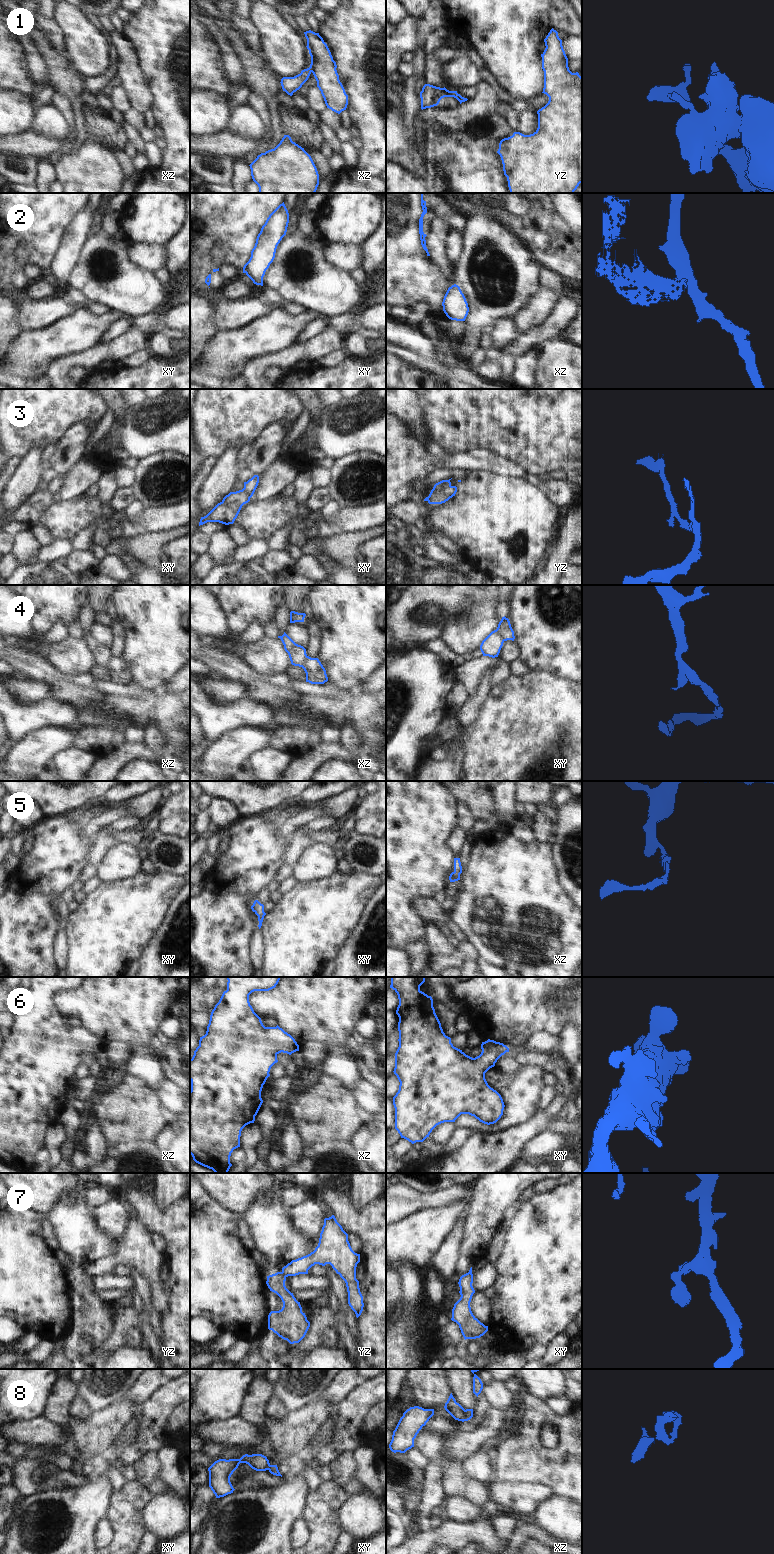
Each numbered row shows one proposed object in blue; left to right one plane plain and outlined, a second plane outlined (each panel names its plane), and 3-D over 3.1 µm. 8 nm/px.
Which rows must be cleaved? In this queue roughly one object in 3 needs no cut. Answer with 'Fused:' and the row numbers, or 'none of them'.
Fused: 1, 2, 3, 4, 7, 8

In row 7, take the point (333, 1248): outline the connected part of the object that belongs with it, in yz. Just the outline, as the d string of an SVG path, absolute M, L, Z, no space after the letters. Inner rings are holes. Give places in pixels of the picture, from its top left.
M334 1215L324 1219L318 1246L310 1254L292 1260L282 1268L285 1277L308 1274L315 1264L330 1264L345 1281L348 1292L348 1304L358 1318L364 1307L359 1281L356 1279L356 1267L360 1254L355 1253L348 1241L348 1234L337 1222Z

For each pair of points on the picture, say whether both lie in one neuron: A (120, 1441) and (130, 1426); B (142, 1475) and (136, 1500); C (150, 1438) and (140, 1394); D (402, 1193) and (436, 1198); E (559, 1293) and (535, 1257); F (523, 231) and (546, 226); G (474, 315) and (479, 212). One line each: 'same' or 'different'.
A: same
B: different
C: different
D: same
E: same
F: same
G: same

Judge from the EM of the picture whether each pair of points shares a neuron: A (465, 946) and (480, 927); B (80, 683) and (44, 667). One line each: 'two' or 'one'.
A: two
B: one

